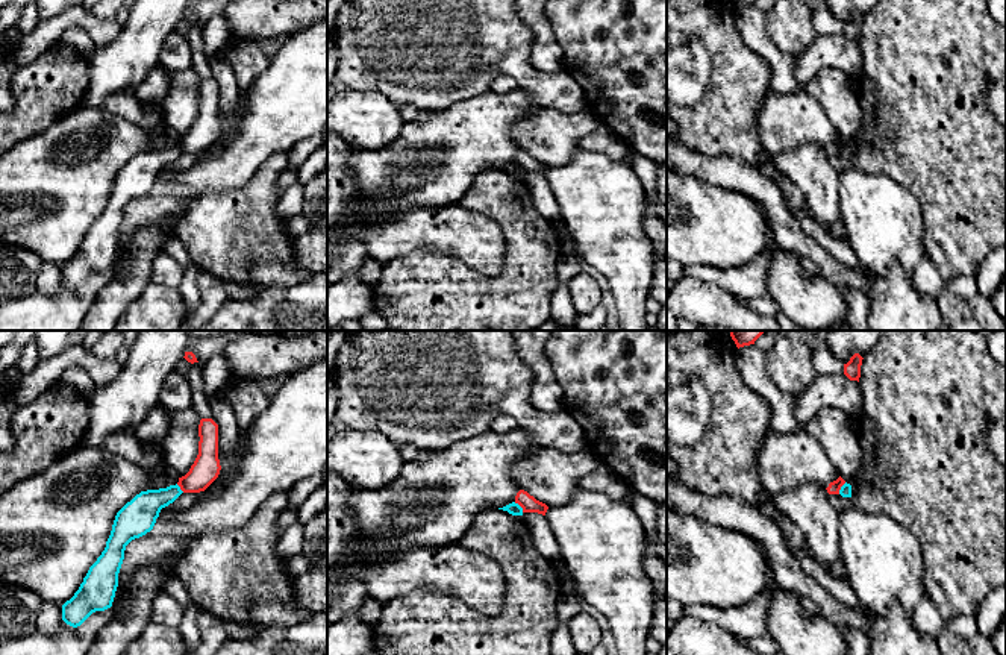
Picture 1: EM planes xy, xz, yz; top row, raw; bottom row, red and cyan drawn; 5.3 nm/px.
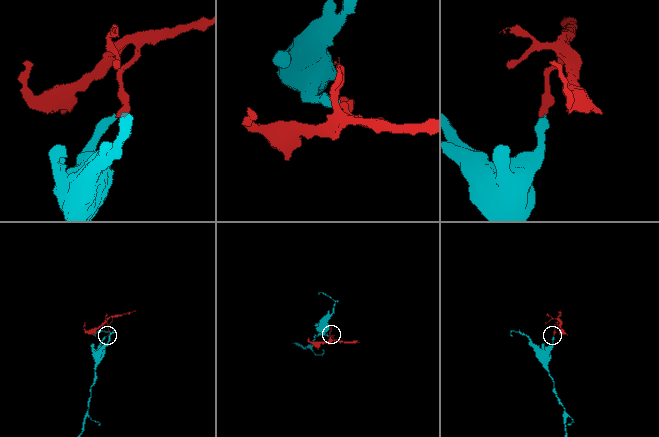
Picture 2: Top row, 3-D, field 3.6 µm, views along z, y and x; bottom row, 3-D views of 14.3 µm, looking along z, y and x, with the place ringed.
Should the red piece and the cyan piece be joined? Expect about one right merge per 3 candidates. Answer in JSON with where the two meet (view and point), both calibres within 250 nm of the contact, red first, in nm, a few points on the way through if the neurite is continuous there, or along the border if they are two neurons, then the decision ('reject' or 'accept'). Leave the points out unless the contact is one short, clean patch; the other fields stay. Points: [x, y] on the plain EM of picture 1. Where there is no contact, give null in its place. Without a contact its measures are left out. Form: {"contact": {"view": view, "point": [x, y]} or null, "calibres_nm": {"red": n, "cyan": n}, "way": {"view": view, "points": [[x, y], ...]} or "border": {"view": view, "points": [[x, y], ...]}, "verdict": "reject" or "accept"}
{"contact": {"view": "xz", "point": [520, 166]}, "calibres_nm": {"red": 90, "cyan": 70}, "border": {"view": "xz", "points": [[514, 162], [523, 172]]}, "verdict": "reject"}

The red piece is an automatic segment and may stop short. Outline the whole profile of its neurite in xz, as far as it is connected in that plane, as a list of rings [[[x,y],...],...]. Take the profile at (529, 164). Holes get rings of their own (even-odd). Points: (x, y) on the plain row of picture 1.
[[[520,150],[515,156],[515,164],[518,164],[523,168],[523,173],[538,173],[545,176],[548,167],[539,161],[536,161],[533,156],[530,156],[527,152]]]

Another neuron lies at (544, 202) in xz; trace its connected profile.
[[[523,173],[523,179],[539,215],[550,221],[558,221],[559,208],[545,176],[538,173]]]

